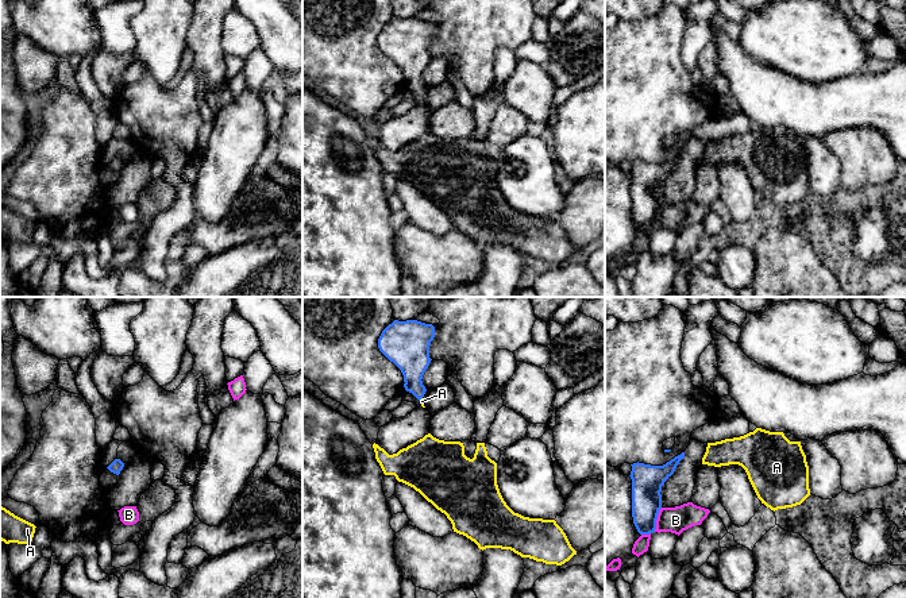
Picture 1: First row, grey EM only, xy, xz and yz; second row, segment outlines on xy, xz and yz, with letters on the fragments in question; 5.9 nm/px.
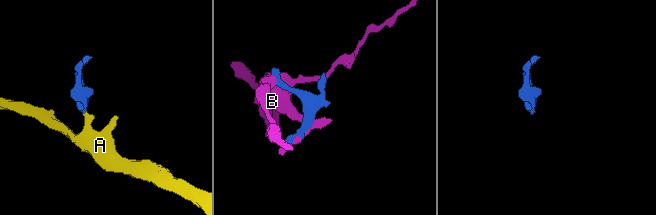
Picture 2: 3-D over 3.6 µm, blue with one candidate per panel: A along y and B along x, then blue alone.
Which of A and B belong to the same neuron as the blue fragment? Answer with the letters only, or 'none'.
A

